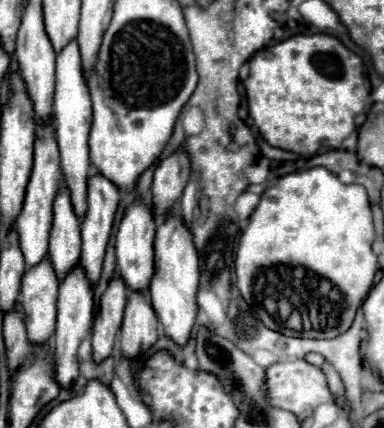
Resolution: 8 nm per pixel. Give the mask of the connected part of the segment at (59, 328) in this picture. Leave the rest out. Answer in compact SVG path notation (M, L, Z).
M76 265L72 271L66 273L66 277L60 281L58 289L58 317L56 317L56 381L62 387L70 387L78 377L78 345L80 341L90 333L92 329L92 311L94 311L94 293L92 283L86 277L86 271L82 265Z

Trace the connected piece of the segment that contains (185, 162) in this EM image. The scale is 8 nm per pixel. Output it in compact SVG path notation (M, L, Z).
M184 147L176 149L156 165L152 183L152 197L156 197L156 217L162 217L182 197L186 181L190 179L190 167L190 153Z

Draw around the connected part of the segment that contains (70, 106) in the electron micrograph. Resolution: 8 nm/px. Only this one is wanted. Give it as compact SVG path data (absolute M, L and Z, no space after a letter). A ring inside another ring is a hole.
M72 39L56 55L56 93L54 93L54 115L56 115L56 141L60 147L60 161L64 171L64 181L72 189L72 201L76 201L76 213L84 217L86 209L86 181L90 173L88 155L88 129L92 125L92 99L88 93L88 83L84 77L82 57L78 41Z

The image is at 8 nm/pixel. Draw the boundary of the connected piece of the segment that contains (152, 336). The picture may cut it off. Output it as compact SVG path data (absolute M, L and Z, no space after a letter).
M130 291L122 321L122 353L138 357L158 339L158 317L146 293Z

